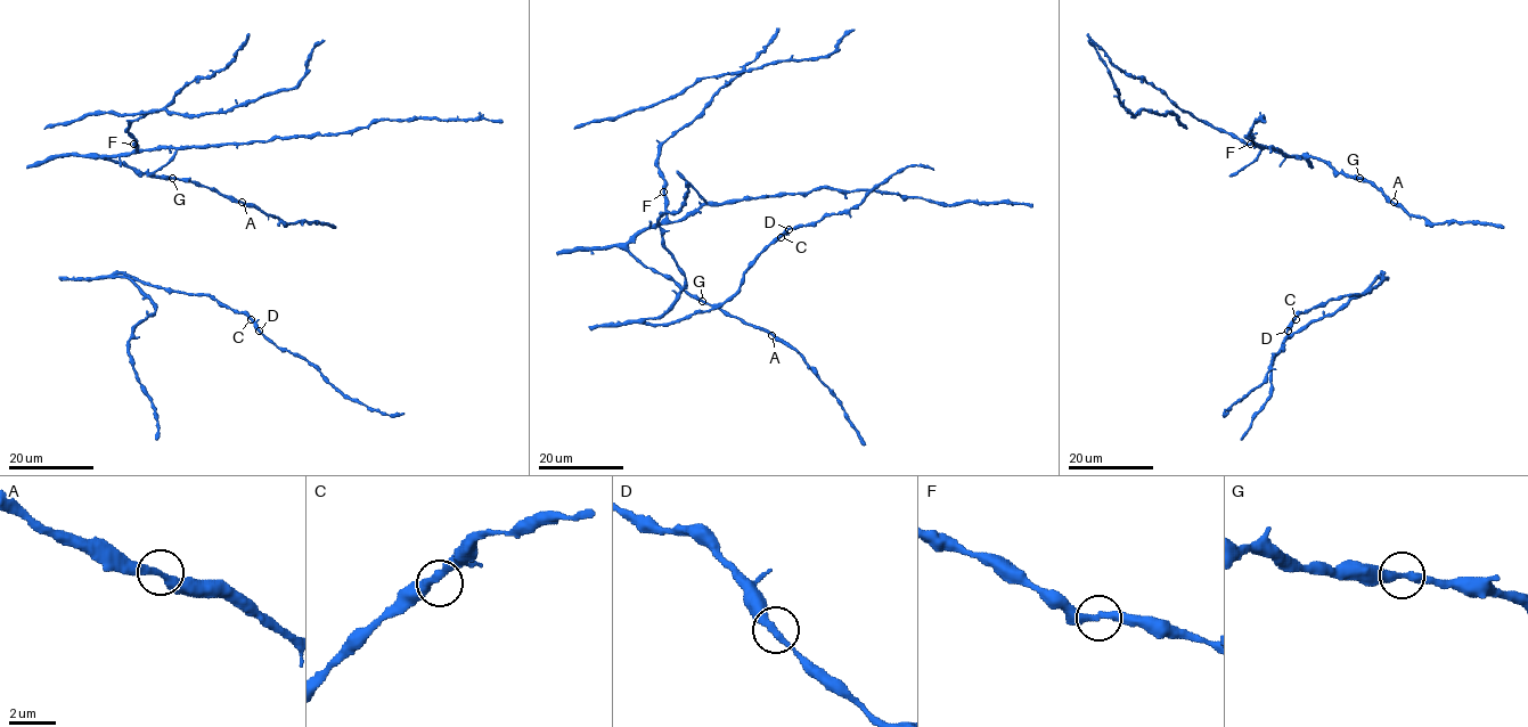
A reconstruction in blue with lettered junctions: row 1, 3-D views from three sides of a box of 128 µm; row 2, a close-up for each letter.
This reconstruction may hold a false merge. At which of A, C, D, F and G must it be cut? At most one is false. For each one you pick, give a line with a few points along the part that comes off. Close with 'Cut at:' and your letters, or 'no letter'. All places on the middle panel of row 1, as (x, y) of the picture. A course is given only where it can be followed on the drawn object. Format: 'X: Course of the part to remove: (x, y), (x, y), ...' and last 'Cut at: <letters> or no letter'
Cut at: no letter

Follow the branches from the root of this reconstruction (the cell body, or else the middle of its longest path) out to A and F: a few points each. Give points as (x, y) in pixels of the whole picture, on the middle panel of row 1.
A: (703, 302), (717, 304), (732, 316), (771, 335)
F: (703, 302), (645, 267), (628, 248), (640, 233), (654, 228), (666, 217), (664, 192)

